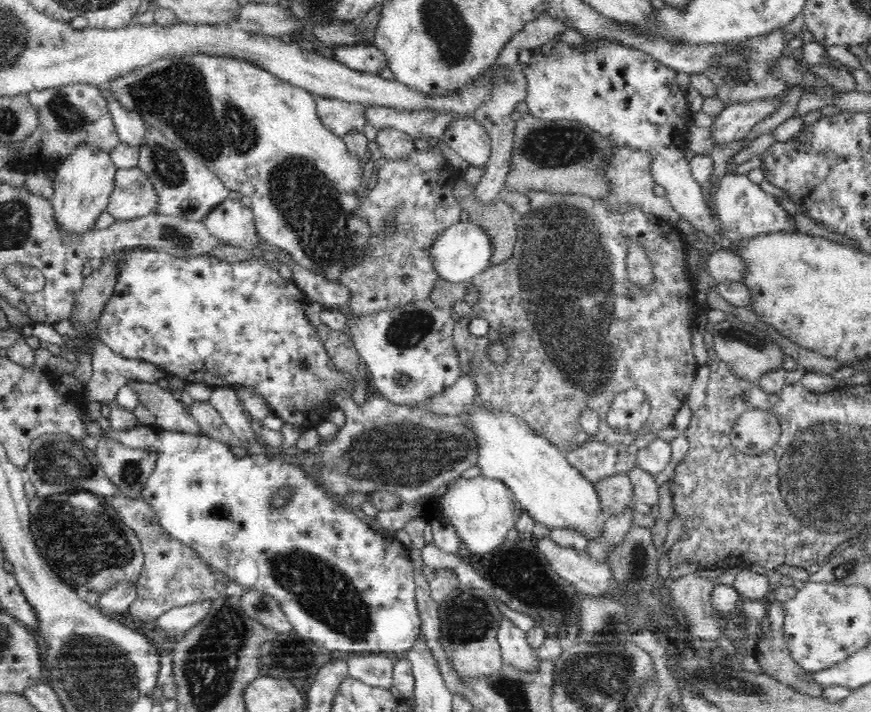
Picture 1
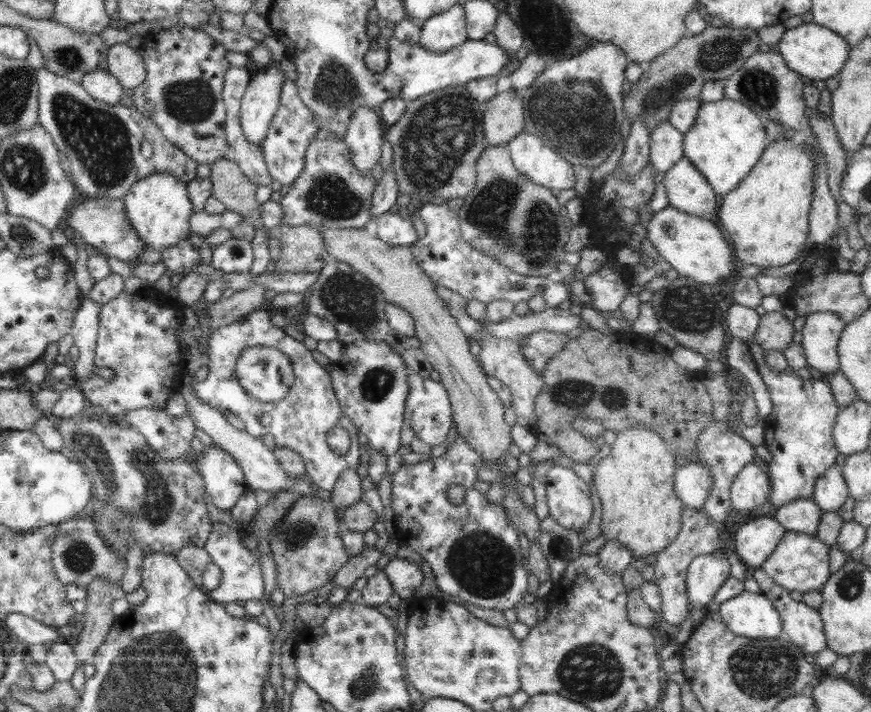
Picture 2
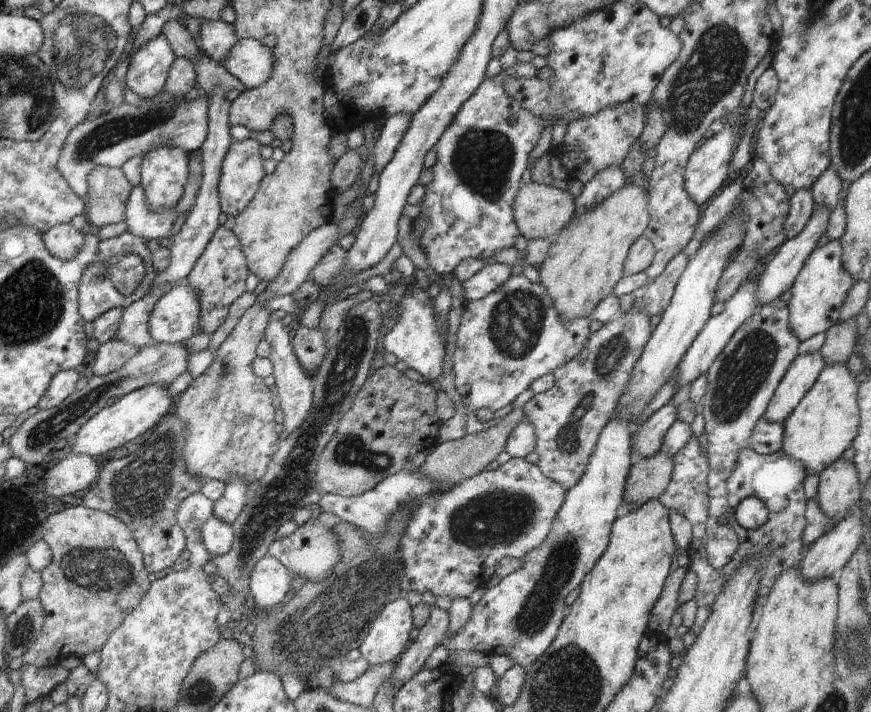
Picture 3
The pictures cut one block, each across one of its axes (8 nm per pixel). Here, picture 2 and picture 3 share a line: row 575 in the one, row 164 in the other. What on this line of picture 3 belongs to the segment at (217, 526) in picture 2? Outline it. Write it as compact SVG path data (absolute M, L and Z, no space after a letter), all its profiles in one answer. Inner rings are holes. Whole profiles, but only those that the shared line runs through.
M245 139L243 141L231 141L230 148L224 157L221 166L221 175L218 184L218 194L221 212L236 218L248 204L258 188L262 178L266 176L264 167L262 167L262 156L260 156L260 144L254 139Z

